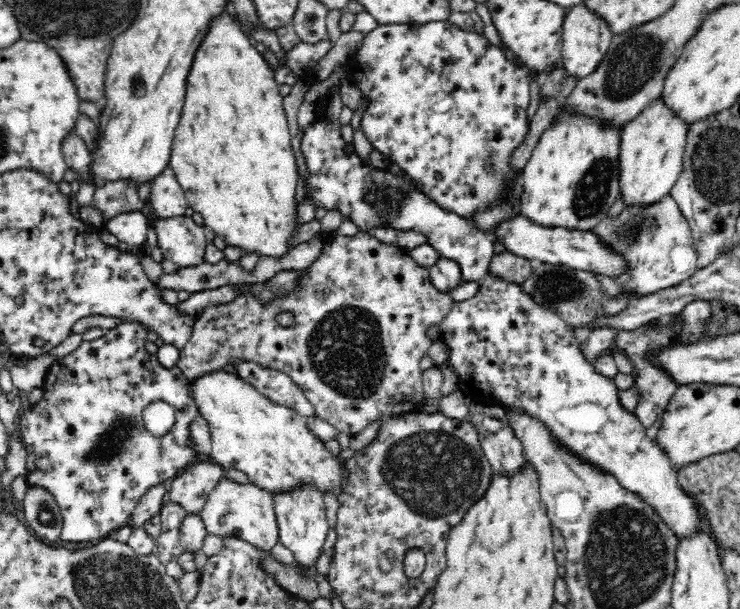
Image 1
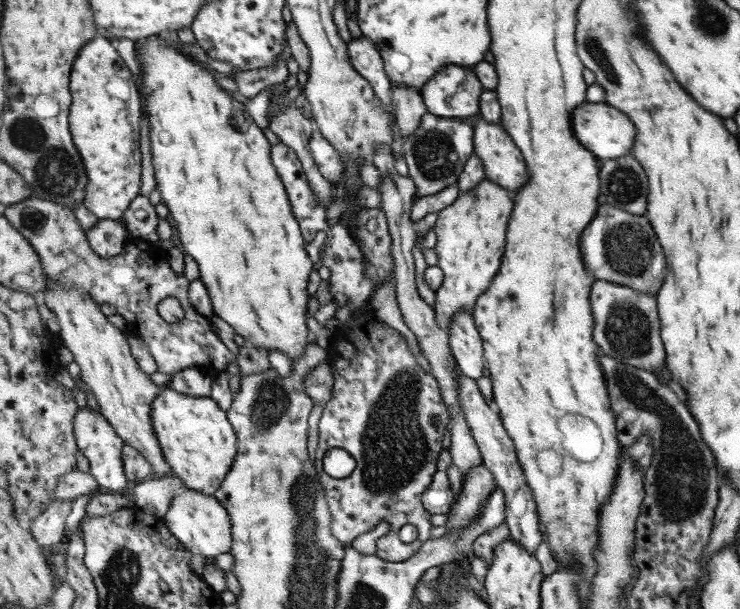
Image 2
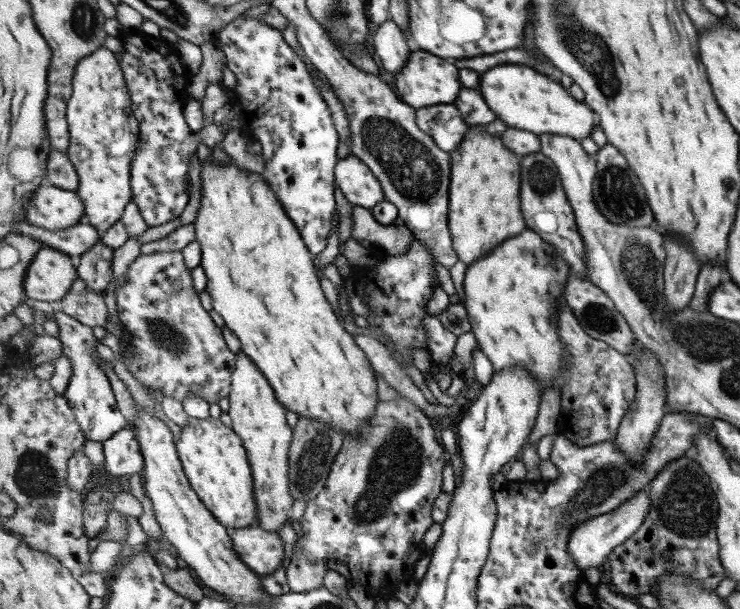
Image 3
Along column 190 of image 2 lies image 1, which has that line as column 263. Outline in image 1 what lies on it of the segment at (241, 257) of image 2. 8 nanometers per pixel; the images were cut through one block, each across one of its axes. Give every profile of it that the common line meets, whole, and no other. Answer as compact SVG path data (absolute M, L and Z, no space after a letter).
M224 8L217 15L214 15L194 51L190 70L186 77L186 93L182 114L178 126L175 128L169 167L175 172L180 186L184 189L189 206L201 214L205 226L214 230L216 235L224 235L228 245L244 247L246 254L256 252L259 255L279 257L289 251L287 250L287 242L299 226L298 221L296 221L299 216L299 209L295 200L299 172L290 143L291 136L283 107L283 96L278 92L278 82L276 82L274 74L276 74L274 66L270 62L266 62L264 55L260 54L254 44L250 43L250 37L246 35L246 30L242 29L242 22L238 20L238 16L231 8Z

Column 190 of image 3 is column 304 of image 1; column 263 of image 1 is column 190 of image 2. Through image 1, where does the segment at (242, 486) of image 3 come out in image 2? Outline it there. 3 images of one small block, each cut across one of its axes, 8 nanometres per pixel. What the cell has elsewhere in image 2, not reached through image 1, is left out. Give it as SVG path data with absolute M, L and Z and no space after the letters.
M167 385L167 389L161 391L161 396L157 397L156 404L153 405L152 424L165 458L172 467L174 475L183 480L185 489L214 495L224 484L229 472L232 472L239 452L238 436L228 420L227 411L223 410L213 397L181 393Z

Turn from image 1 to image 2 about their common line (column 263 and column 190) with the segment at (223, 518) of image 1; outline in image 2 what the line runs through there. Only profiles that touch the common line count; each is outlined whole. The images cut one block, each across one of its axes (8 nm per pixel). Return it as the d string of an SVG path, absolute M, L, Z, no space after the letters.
M191 489L178 492L163 518L168 527L194 554L212 558L233 549L232 516L215 495Z

